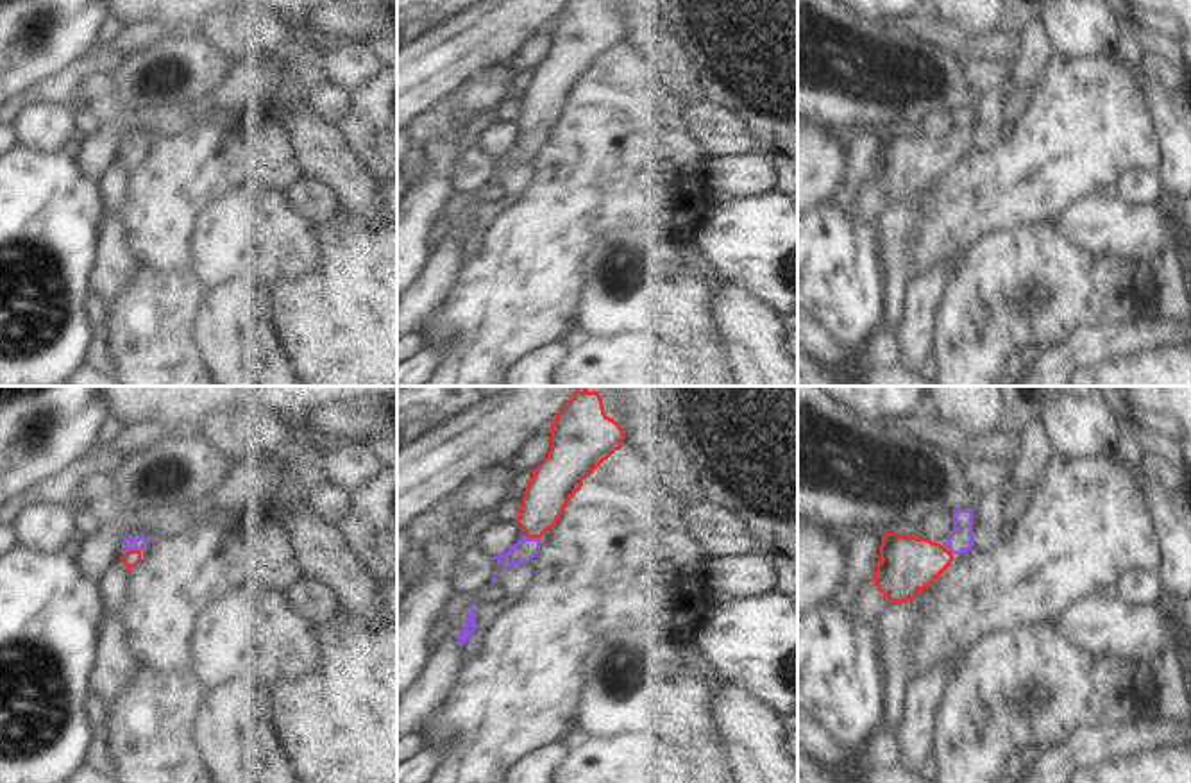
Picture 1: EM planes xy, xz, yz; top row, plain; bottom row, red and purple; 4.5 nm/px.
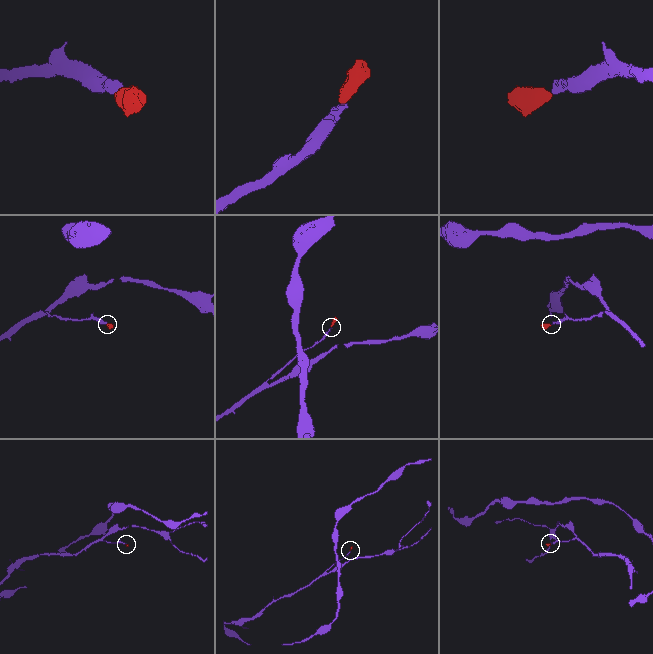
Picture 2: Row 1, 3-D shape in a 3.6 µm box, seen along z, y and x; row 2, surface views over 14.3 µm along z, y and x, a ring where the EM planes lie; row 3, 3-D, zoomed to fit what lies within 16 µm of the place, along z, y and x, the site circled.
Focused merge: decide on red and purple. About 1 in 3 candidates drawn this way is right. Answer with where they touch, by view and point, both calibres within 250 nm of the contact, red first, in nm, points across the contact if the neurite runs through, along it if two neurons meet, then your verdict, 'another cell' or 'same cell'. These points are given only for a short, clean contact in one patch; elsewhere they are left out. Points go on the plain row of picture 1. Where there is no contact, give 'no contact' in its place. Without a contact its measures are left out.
meets red in xy at (133, 151); 80 nm thick on the red side, 60 nm on the other; same cell

